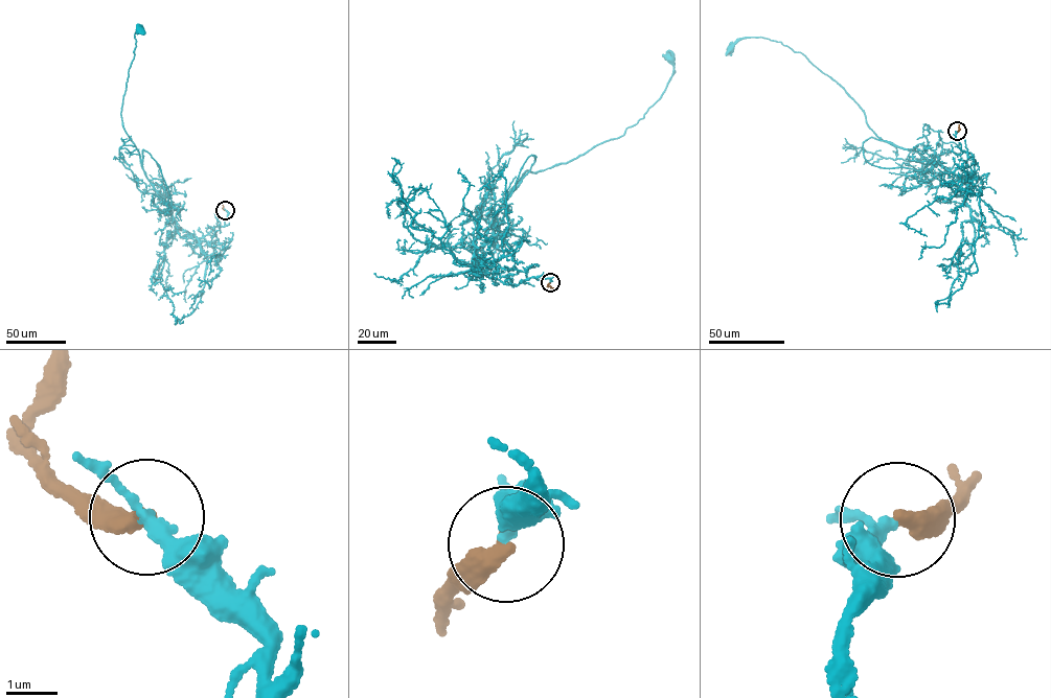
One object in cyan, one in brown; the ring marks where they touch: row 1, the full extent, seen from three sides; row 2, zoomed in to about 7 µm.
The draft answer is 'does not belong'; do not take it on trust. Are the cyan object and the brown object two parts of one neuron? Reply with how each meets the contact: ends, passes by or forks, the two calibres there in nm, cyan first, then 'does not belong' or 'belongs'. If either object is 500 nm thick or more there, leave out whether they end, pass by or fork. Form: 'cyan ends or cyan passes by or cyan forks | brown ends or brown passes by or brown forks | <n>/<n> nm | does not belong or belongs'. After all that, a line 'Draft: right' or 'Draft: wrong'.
cyan passes by | brown ends | 200/360 nm | belongs
Draft: wrong

